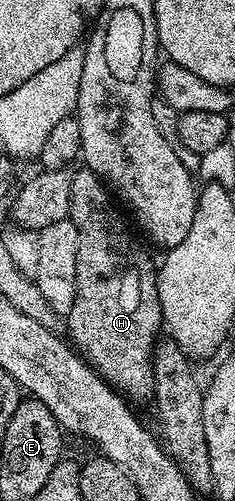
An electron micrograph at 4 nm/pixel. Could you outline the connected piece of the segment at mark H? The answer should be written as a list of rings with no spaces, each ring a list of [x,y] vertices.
[[[86,169],[77,170],[71,177],[71,188],[69,189],[69,205],[71,206],[71,214],[69,218],[73,221],[73,225],[79,234],[77,241],[77,285],[75,286],[75,296],[73,297],[73,309],[65,317],[67,323],[66,334],[69,336],[70,342],[73,344],[74,350],[85,360],[88,367],[92,368],[100,378],[104,379],[119,393],[128,400],[147,399],[150,400],[155,393],[155,382],[153,381],[153,365],[151,364],[151,356],[153,348],[160,338],[161,332],[164,330],[163,314],[161,313],[161,305],[159,304],[159,294],[157,293],[157,263],[151,260],[151,255],[135,240],[135,235],[131,231],[127,231],[127,223],[121,216],[115,212],[116,200],[113,198],[112,192],[106,183],[99,176]]]

